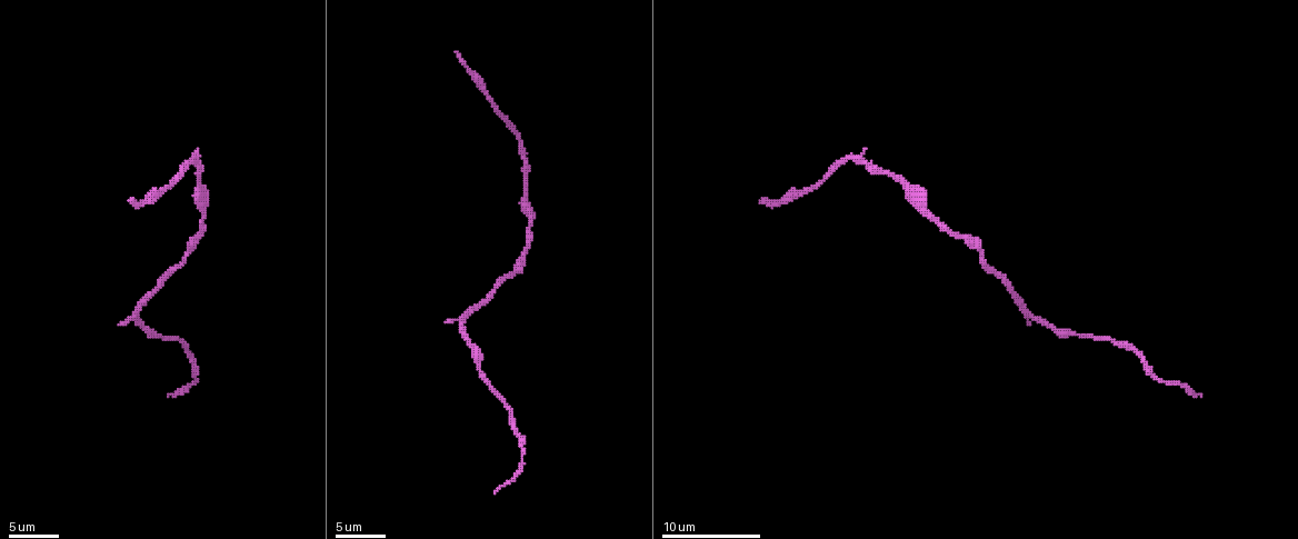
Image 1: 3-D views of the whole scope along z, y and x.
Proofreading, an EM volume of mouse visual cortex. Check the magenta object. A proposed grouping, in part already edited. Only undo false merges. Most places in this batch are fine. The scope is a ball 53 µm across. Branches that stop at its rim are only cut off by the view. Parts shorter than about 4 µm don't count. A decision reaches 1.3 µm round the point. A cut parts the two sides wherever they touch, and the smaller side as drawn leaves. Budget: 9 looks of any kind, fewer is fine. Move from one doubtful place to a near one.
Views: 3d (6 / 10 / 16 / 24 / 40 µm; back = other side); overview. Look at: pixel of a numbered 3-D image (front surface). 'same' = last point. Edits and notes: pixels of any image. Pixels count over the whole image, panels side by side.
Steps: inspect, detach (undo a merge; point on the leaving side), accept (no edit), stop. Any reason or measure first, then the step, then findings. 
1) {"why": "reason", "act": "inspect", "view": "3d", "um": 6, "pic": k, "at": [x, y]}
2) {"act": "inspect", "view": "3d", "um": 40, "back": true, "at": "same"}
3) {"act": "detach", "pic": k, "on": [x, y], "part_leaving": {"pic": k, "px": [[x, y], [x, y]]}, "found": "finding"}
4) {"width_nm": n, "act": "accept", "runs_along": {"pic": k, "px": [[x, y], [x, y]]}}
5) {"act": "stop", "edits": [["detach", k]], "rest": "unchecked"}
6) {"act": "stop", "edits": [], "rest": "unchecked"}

{"why": "thick turns thin", "act": "inspect", "view": "3d", "um": 6, "pic": 1, "at": [206, 208]}

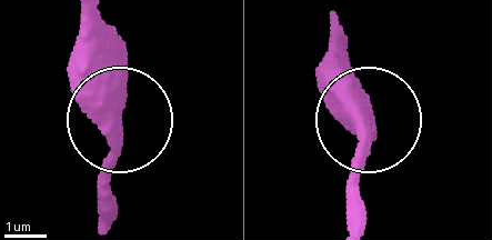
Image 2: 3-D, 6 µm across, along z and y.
{"act": "accept", "runs_along": {"pic": 2, "px": [[344, 220], [365, 103], [344, 54]]}, "found": "continuous, no second cell"}

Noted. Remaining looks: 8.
{"act": "inspect", "view": "3d", "um": 16, "pic": 1, "at": [142, 328]}

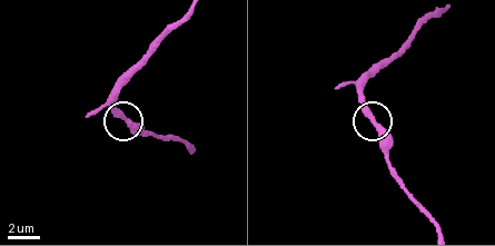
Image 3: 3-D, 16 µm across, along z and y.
{"why": "closer look", "act": "inspect", "view": "3d", "um": 6, "pic": 3, "at": [122, 118]}

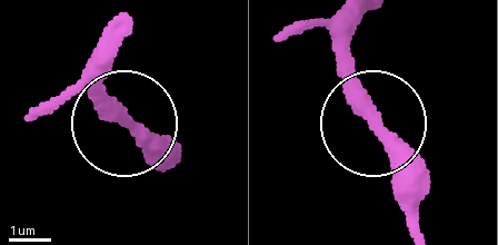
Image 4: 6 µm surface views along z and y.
{"act": "accept", "runs_along": {"pic": 4, "px": [[356, 25], [346, 46], [349, 88], [427, 192]]}, "found": "one cell here"}

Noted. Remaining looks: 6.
{"why": "narrows sharply", "act": "inspect", "view": "3d", "um": 10, "pic": 1, "at": [521, 455]}

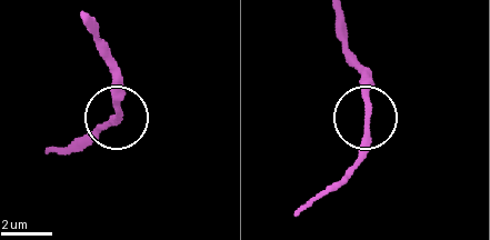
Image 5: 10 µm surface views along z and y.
{"act": "accept", "runs_along": {"pic": 5, "px": [[79, 16], [111, 79], [118, 118], [107, 123]]}, "found": "one cell here"}

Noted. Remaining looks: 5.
{"act": "inspect", "view": "3d", "um": 10, "pic": 1, "at": [183, 263]}

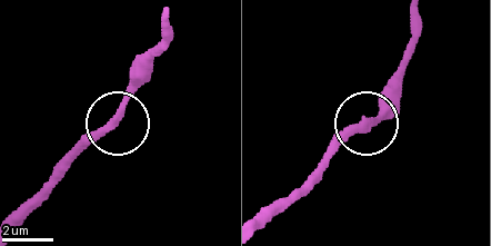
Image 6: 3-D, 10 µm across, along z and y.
{"act": "inspect", "view": "3d", "um": 6, "pic": 6, "at": [113, 122]}

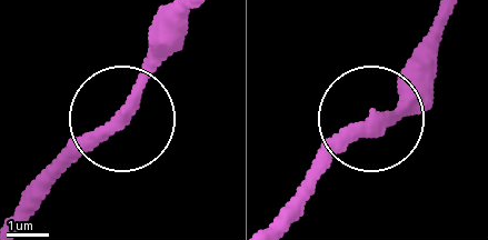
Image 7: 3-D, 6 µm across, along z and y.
{"width_nm": 330, "act": "accept", "runs_along": {"pic": 7, "px": [[367, 128], [292, 202]]}, "found": "one cell here"}

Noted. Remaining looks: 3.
{"act": "stop", "edits": [], "rest": "unchecked"}

